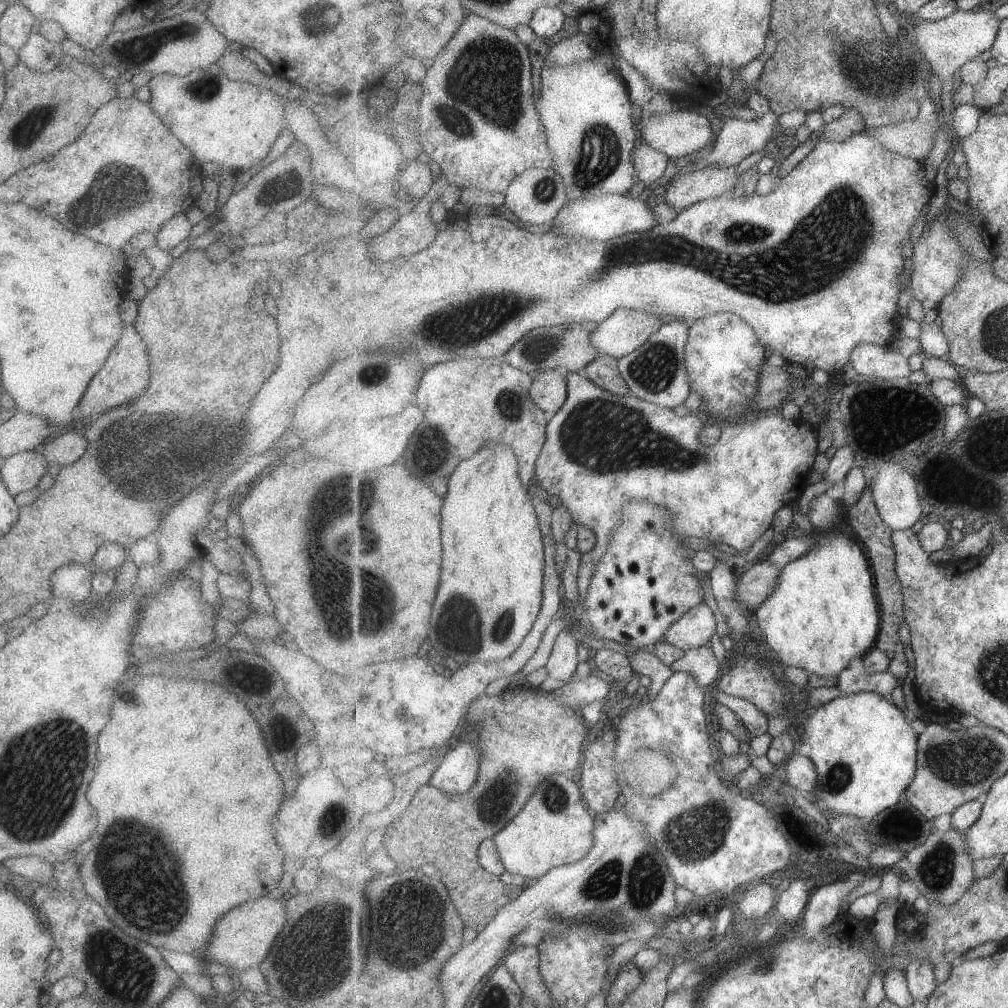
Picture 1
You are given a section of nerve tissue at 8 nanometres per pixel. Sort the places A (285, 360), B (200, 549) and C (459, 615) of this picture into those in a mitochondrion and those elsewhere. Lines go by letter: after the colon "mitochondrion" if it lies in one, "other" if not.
A: other
B: other
C: mitochondrion

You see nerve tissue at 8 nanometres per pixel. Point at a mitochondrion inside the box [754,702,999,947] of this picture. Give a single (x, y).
(935, 866)

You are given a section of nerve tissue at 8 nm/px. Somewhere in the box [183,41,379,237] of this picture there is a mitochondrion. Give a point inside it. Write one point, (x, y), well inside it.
(207, 90)

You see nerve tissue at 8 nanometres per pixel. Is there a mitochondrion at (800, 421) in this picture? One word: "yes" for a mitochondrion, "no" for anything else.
no

